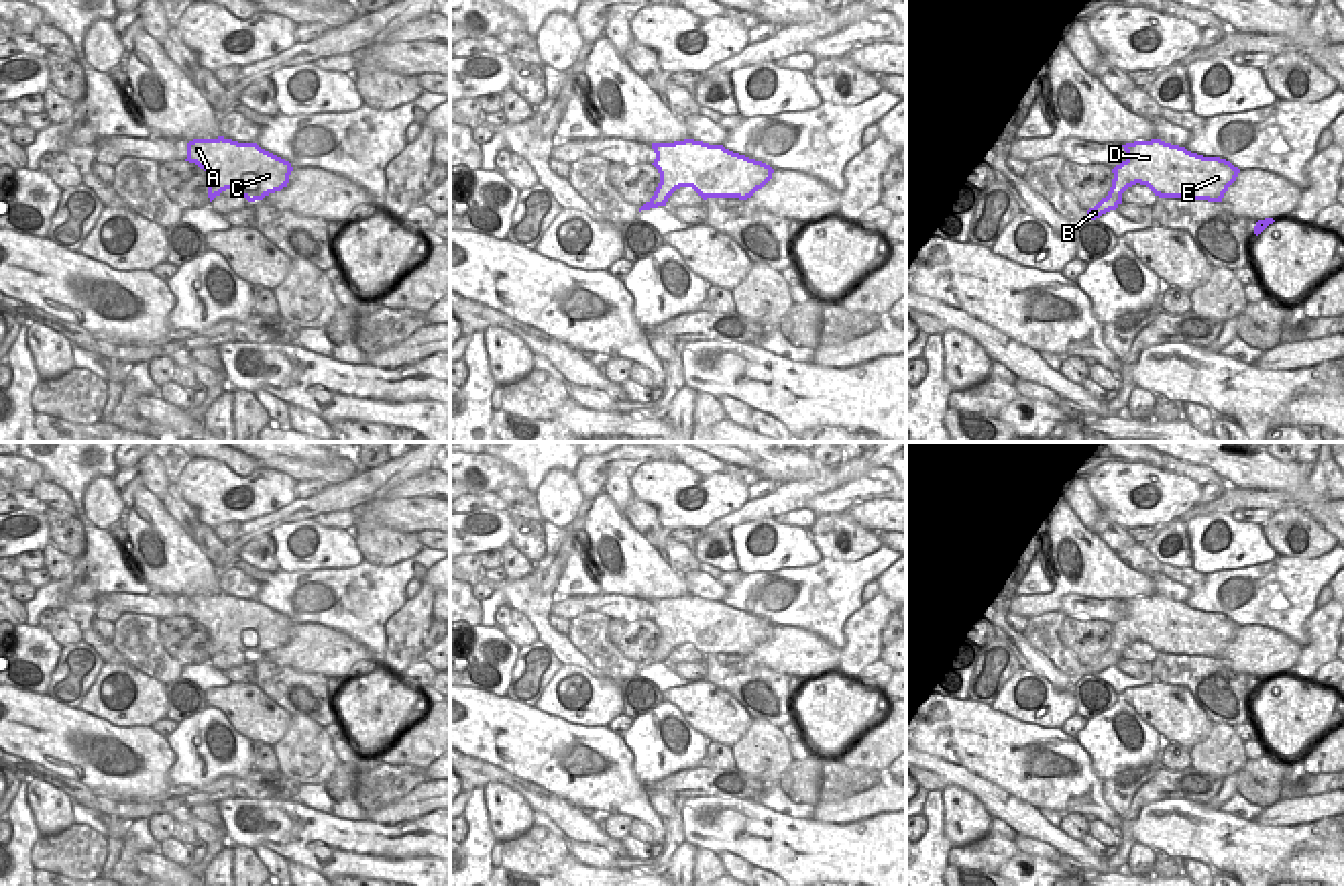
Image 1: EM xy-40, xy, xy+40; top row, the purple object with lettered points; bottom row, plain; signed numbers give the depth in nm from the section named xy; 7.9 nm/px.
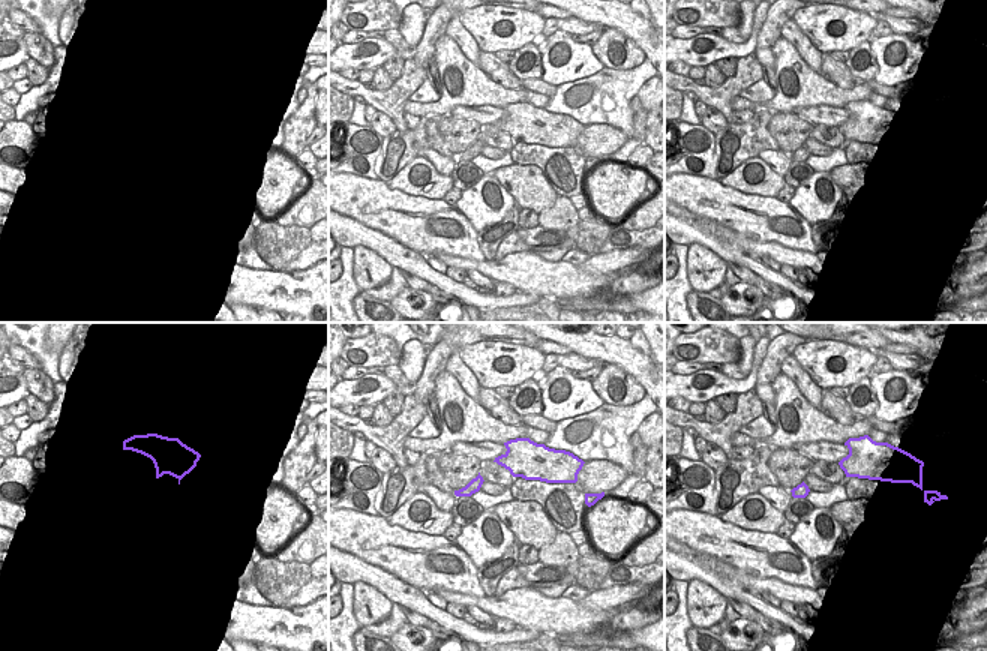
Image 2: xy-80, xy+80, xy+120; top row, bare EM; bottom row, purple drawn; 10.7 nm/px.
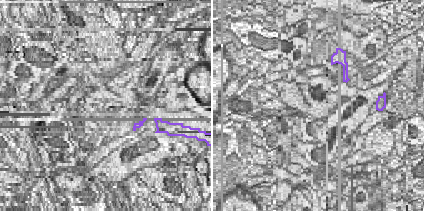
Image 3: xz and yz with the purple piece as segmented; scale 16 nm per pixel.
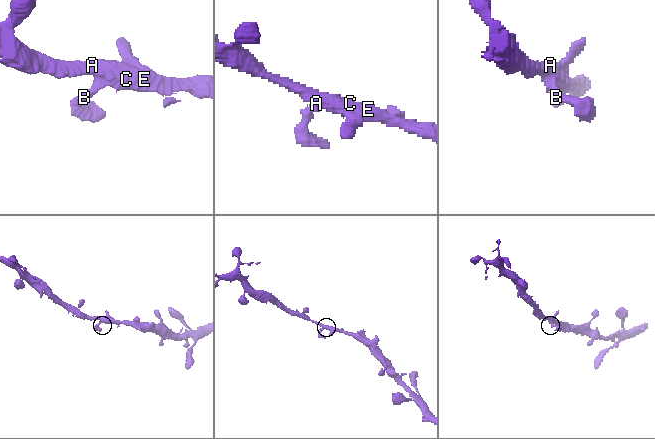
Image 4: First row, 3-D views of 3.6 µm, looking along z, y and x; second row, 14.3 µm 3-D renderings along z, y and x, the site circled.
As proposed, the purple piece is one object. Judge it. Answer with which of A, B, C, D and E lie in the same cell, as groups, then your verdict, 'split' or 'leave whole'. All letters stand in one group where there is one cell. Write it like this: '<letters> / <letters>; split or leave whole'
A B C D E; leave whole

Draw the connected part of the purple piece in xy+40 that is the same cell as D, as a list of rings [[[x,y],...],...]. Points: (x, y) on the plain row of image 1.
[[[1161,595],[1122,601],[1126,615],[1112,625],[1114,635],[1106,654],[1087,666],[1087,674],[1116,666],[1122,650],[1140,640],[1159,654],[1222,658],[1240,625],[1220,613],[1203,613]]]

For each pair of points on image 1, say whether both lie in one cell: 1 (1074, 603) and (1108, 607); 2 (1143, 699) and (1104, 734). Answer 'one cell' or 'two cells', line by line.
1: one cell
2: two cells

